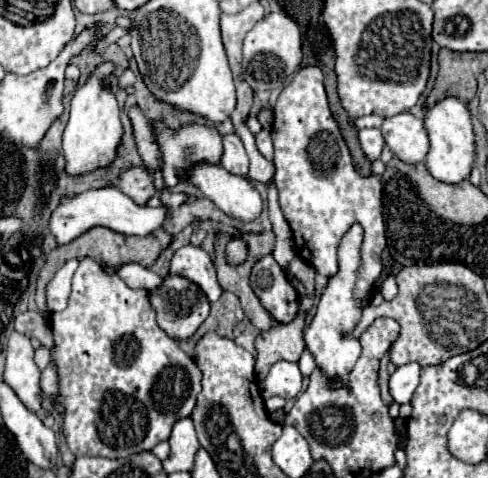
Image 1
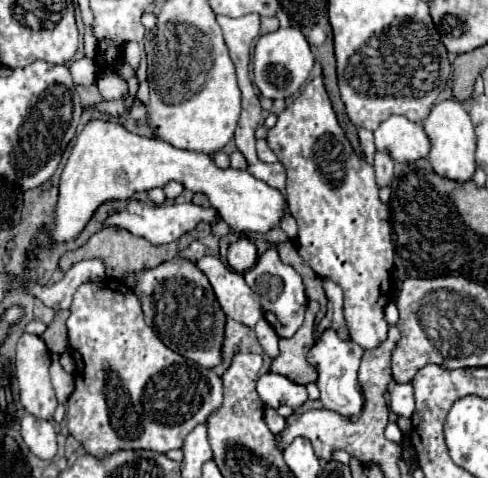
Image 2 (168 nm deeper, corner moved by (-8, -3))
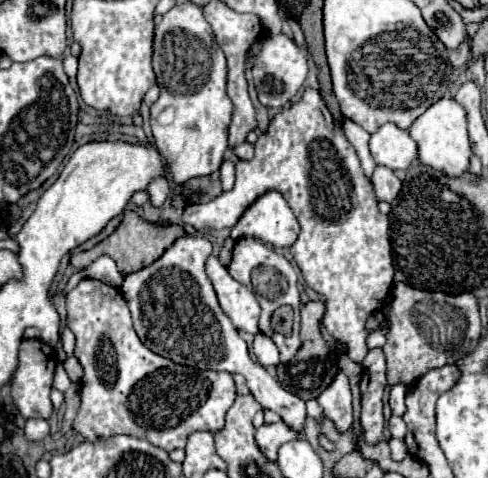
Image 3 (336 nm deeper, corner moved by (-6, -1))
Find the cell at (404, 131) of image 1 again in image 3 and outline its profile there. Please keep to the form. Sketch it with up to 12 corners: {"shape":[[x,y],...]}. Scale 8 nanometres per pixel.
{"shape":[[386,122],[372,134],[376,164],[406,170],[418,160],[408,130]]}

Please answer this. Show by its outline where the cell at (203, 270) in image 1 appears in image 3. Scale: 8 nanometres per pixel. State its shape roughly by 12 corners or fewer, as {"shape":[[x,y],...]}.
{"shape":[[218,256],[206,274],[224,314],[238,330],[256,334],[260,304]]}

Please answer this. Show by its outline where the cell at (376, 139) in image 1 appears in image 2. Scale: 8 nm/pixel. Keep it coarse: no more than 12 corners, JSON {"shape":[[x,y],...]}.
{"shape":[[376,152],[374,172],[378,188],[390,186],[394,160]]}

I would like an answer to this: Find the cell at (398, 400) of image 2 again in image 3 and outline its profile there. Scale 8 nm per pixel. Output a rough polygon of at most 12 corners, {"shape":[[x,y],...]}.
{"shape":[[394,384],[390,390],[392,414],[402,416],[406,412],[404,396],[406,386]]}

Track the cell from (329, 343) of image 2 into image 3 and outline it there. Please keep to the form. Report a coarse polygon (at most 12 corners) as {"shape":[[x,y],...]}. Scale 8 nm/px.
{"shape":[[344,372],[318,396],[340,432],[352,426],[352,392]]}

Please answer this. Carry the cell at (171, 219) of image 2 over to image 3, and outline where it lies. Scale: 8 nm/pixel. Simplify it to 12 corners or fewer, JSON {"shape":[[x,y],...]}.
{"shape":[[316,88],[270,120],[234,188],[188,204],[232,228],[282,192],[290,246],[354,362],[394,266],[354,146]]}

